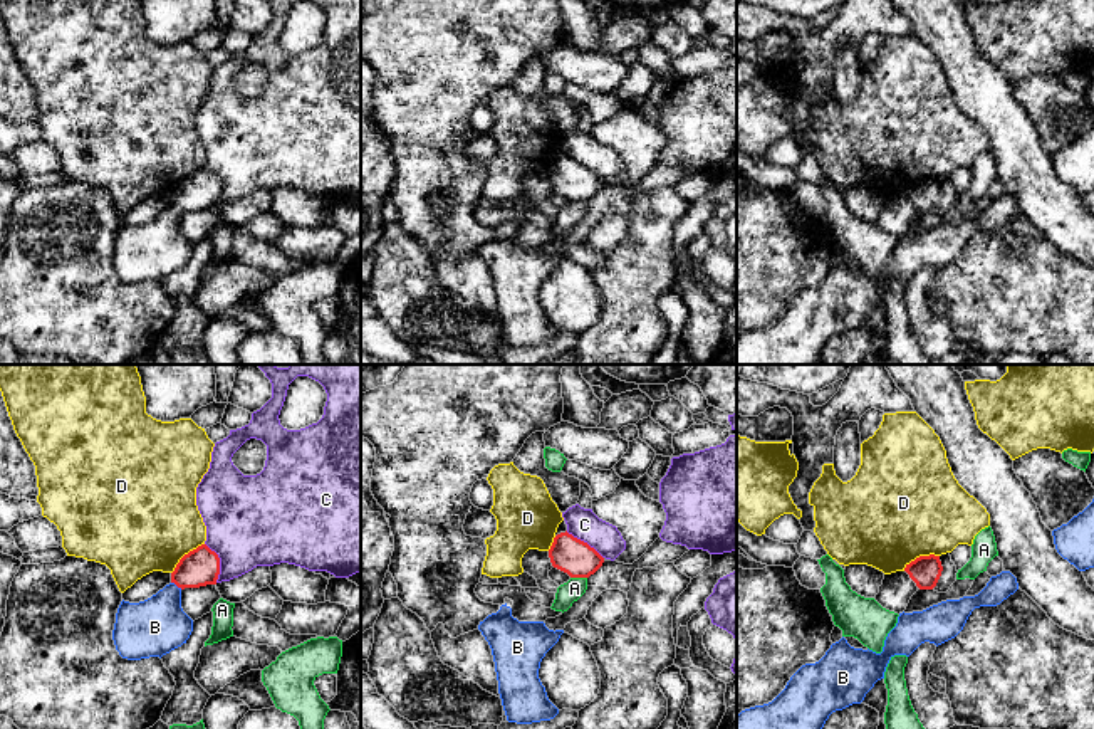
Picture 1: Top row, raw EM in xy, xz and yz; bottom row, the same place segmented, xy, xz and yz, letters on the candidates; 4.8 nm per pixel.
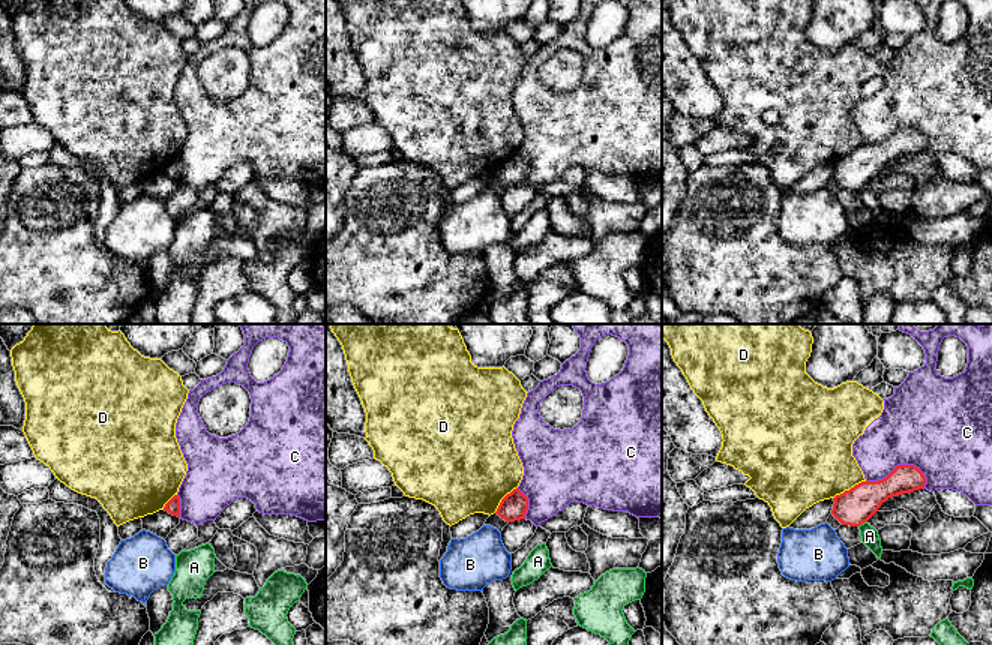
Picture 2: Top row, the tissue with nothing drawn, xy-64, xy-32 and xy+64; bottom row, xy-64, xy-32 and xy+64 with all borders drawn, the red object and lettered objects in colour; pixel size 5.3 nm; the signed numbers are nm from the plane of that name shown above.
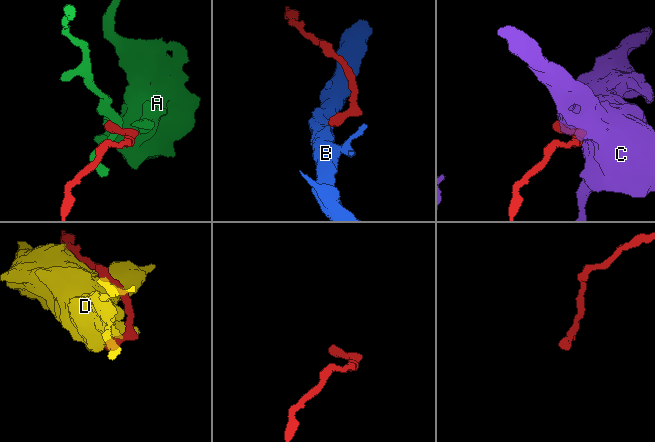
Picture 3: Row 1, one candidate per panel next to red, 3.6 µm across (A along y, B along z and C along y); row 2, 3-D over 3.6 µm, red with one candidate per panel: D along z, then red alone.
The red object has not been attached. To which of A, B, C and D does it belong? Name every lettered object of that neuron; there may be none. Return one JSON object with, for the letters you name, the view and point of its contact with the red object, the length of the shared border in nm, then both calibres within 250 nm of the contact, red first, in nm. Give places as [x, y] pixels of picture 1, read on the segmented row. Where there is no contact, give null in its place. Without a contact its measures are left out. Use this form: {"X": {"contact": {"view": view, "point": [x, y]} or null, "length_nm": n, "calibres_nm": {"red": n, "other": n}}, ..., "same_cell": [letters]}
{"B": {"contact": {"view": "xy", "point": [177, 585]}, "length_nm": 70, "calibres_nm": {"red": 180, "other": 280}}, "same_cell": ["B"]}

